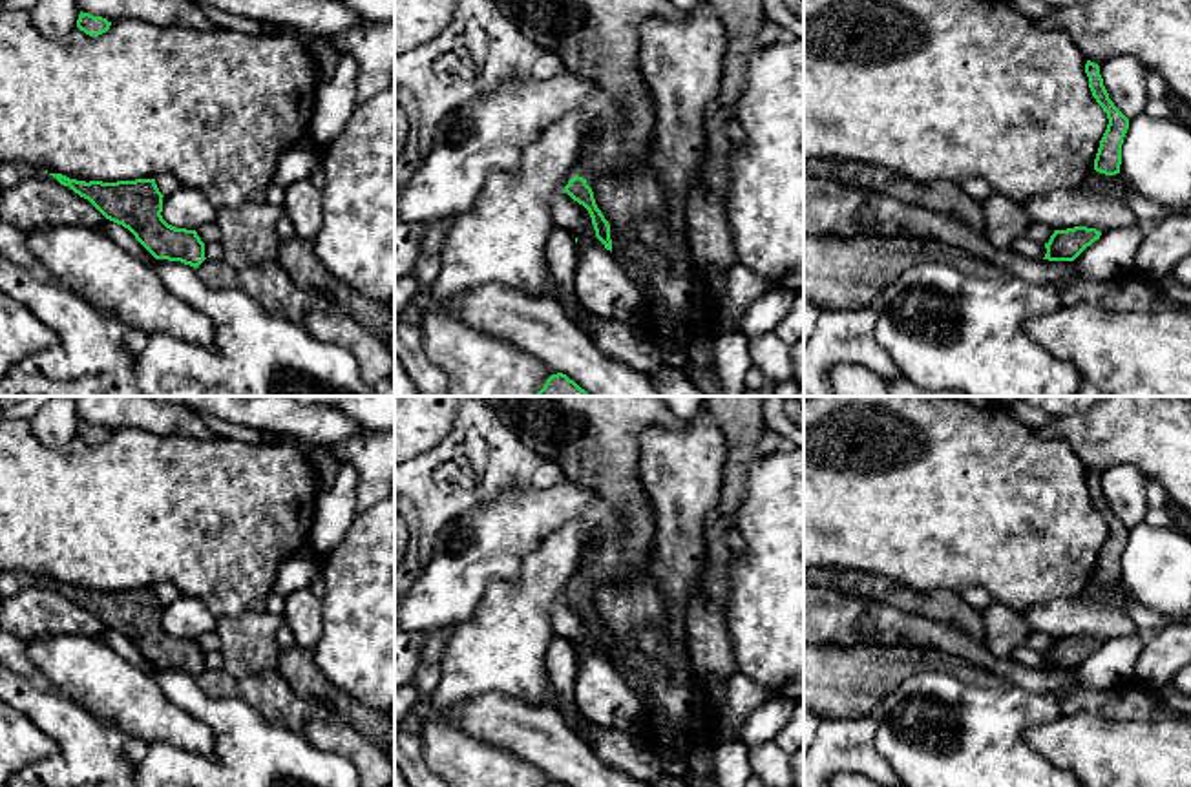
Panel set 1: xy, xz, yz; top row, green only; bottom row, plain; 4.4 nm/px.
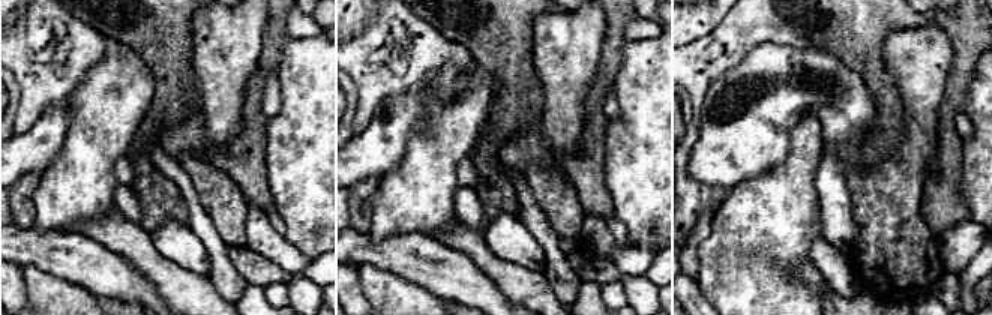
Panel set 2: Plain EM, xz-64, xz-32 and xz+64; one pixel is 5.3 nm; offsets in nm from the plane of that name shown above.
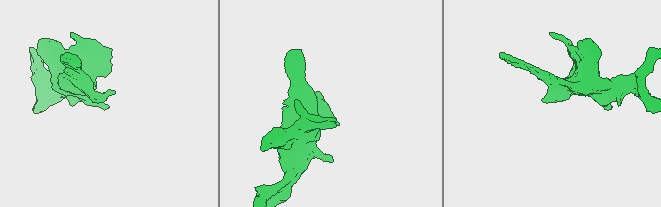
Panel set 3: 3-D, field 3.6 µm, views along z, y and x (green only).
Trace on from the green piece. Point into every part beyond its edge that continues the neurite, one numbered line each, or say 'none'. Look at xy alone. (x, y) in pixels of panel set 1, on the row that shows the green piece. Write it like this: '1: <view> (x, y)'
none

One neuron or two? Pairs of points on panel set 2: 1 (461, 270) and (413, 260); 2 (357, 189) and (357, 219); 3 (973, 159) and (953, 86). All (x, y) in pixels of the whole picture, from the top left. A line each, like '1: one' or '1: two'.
1: one
2: one
3: two

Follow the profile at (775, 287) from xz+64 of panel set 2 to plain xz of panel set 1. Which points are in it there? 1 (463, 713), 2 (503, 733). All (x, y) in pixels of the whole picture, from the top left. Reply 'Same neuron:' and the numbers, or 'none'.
Same neuron: none

